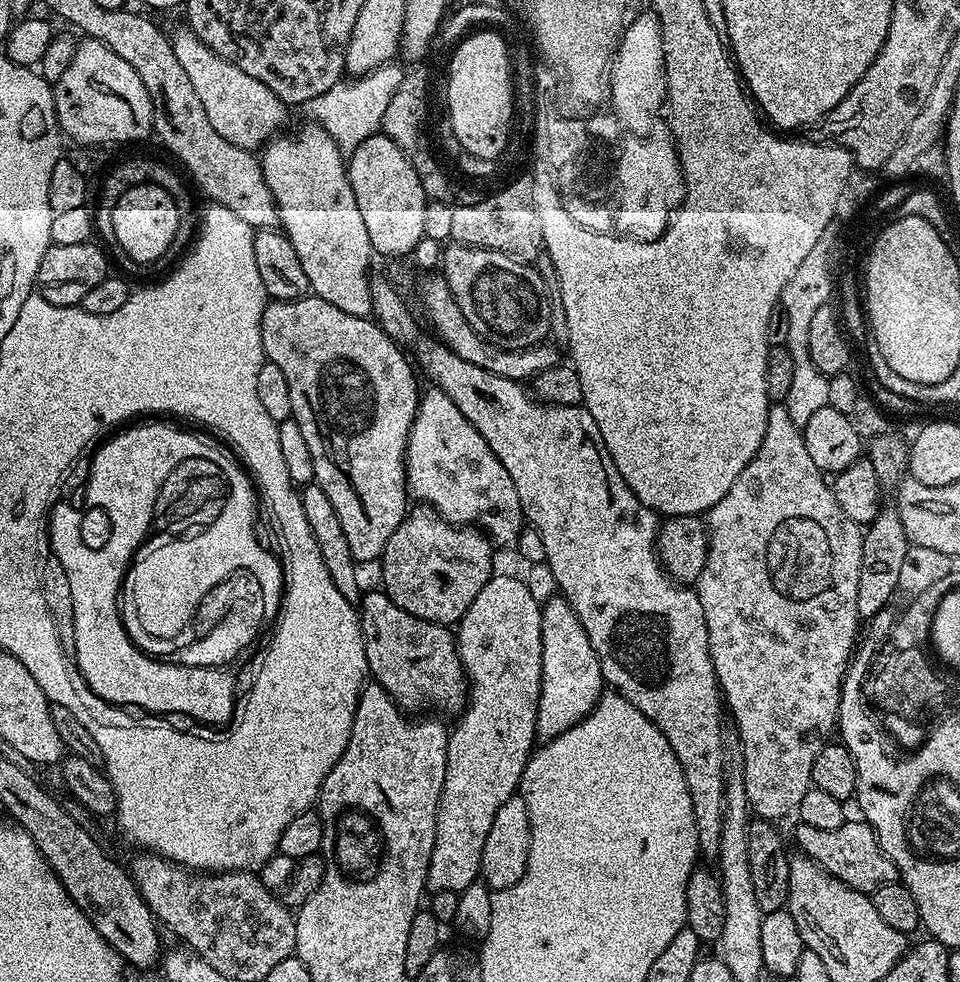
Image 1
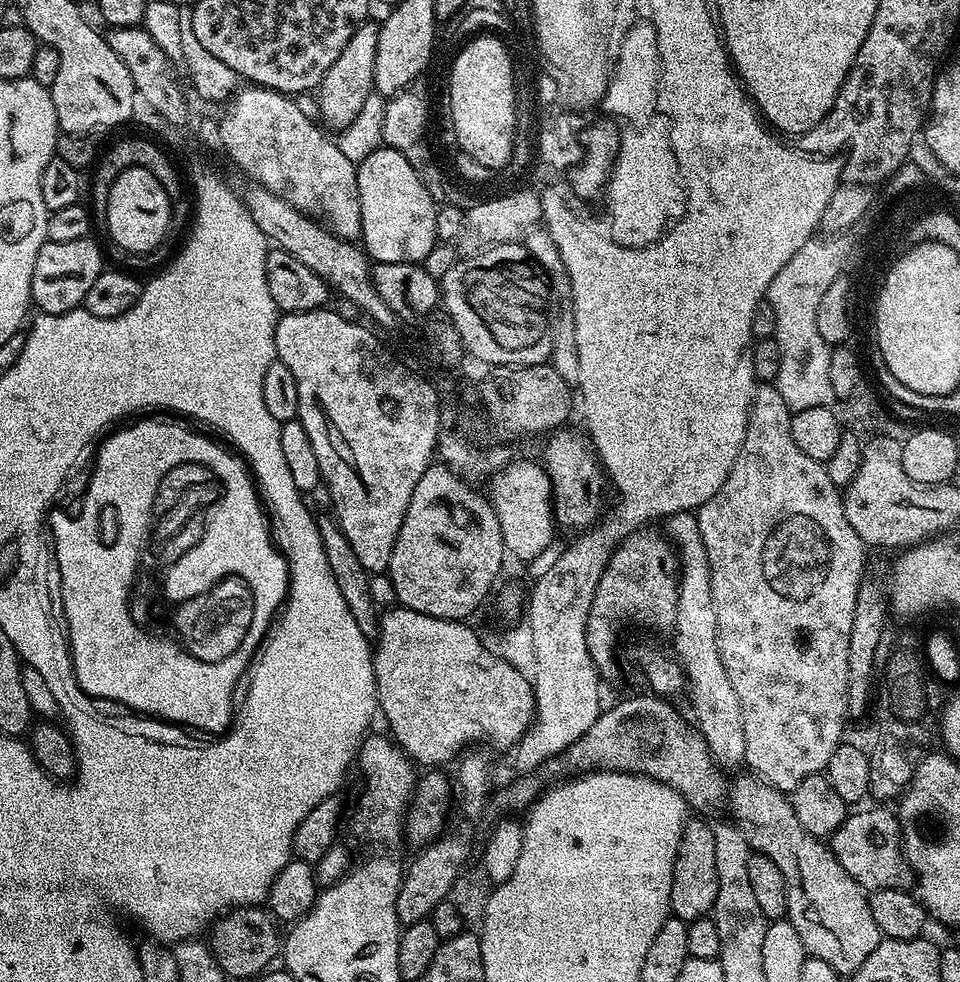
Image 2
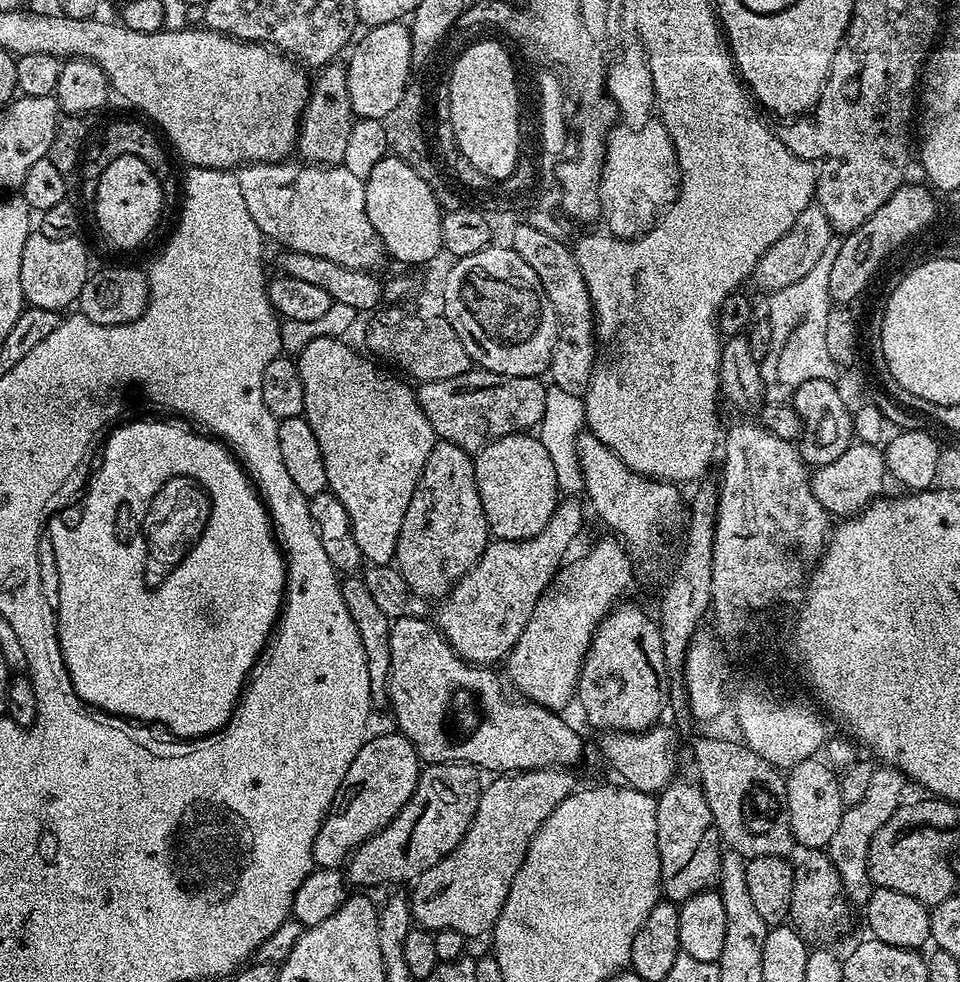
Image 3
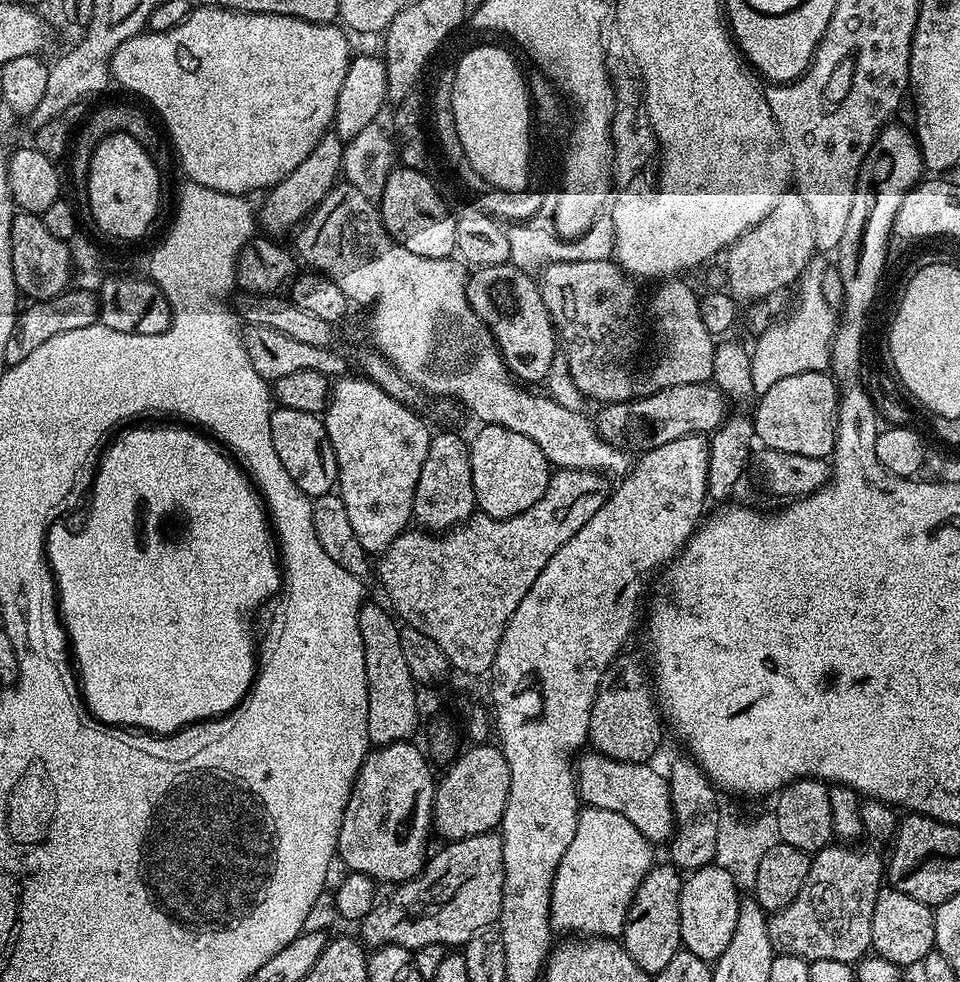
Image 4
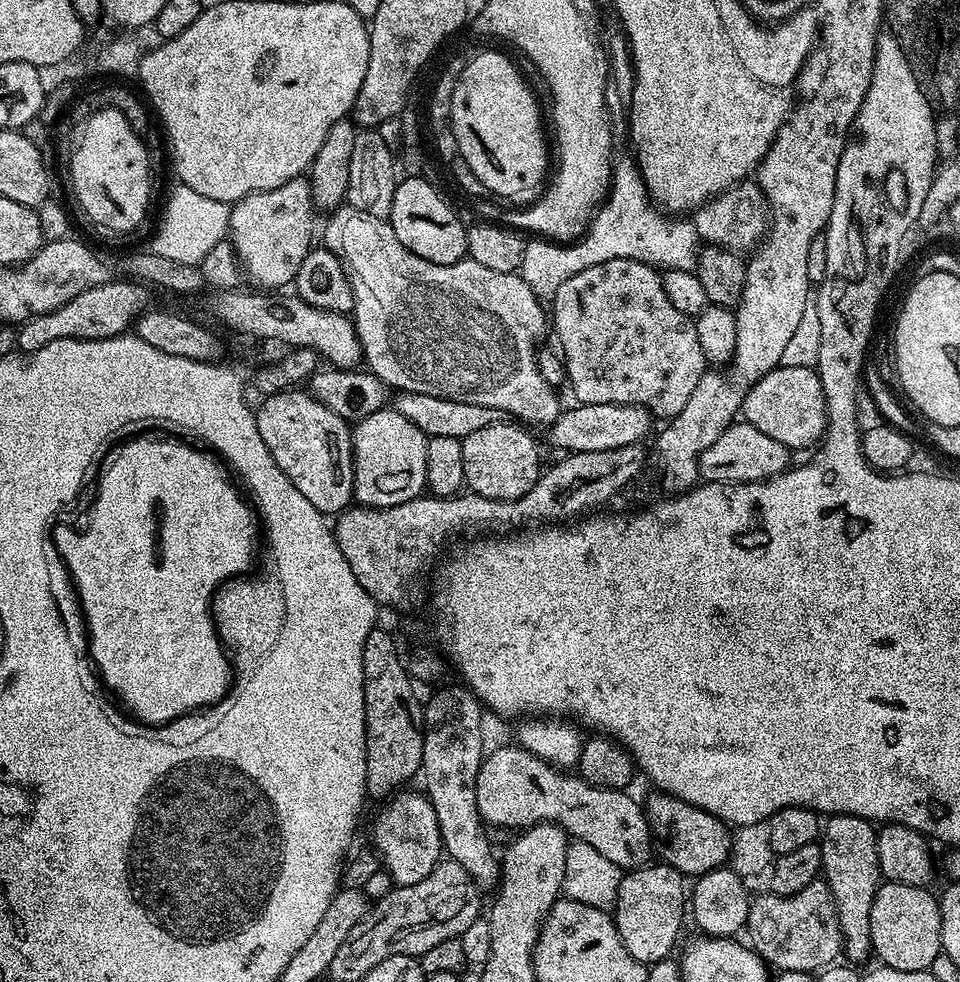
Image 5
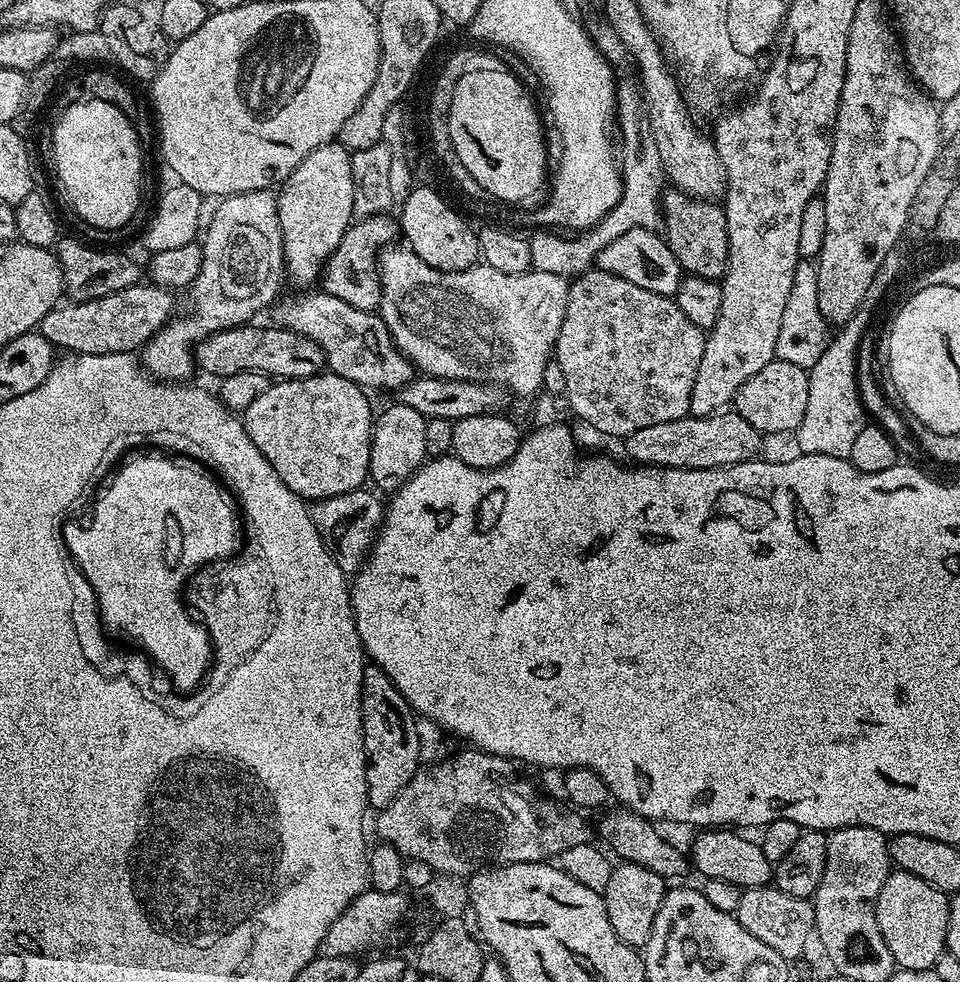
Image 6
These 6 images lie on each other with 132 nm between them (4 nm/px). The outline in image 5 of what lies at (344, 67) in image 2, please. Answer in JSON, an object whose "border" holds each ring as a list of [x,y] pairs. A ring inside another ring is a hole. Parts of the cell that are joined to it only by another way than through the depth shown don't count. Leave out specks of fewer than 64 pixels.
{"border":[[[295,176],[290,182],[265,192],[251,192],[231,205],[228,214],[228,230],[230,243],[236,249],[236,257],[241,265],[252,264],[252,280],[257,289],[280,290],[283,284],[291,285],[298,274],[298,266],[302,266],[302,258],[314,247],[312,241],[312,212],[314,201],[312,185],[304,176]]]}

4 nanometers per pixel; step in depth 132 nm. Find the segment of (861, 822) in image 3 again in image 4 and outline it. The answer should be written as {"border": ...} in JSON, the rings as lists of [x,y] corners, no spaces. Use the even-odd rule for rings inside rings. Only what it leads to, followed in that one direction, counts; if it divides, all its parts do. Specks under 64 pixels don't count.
{"border":[[[836,842],[831,846],[822,849],[812,856],[812,865],[810,866],[810,874],[806,874],[806,882],[802,885],[802,890],[798,890],[798,898],[794,898],[794,902],[790,902],[790,906],[786,906],[782,910],[771,913],[768,916],[768,937],[772,943],[773,949],[777,953],[785,956],[797,956],[806,961],[821,960],[822,958],[834,958],[834,962],[846,962],[855,965],[857,962],[869,955],[872,946],[872,927],[874,926],[874,902],[878,898],[882,887],[882,881],[886,876],[886,864],[880,856],[872,848],[852,848],[856,846],[845,846],[843,843]]]}

